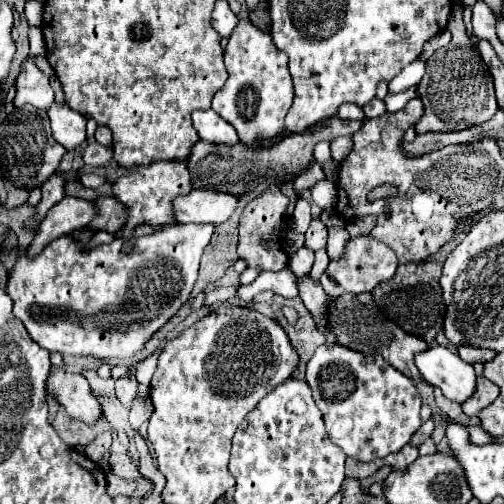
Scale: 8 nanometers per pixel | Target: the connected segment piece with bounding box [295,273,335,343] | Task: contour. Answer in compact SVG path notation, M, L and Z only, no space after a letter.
M305 273L305 275L295 277L295 279L297 279L299 297L303 299L307 311L311 313L311 317L315 319L319 331L325 333L327 343L335 343L335 337L329 333L329 327L327 327L327 295L325 295L323 287L313 281L311 273Z

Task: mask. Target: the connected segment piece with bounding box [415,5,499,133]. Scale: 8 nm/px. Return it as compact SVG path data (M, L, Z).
M461 5L453 9L449 25L447 25L453 39L447 47L441 47L431 55L431 59L427 61L427 73L417 85L419 97L425 109L423 117L415 125L417 133L461 131L461 129L489 121L499 109L495 101L493 79L489 75L487 65L481 59L477 45L465 33L465 23L461 19L461 13L463 13Z

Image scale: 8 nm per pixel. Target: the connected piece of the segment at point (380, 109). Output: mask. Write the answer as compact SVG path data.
M373 97L373 99L363 107L363 113L365 113L367 119L371 119L371 117L379 117L379 115L385 113L385 103L383 103L381 99Z

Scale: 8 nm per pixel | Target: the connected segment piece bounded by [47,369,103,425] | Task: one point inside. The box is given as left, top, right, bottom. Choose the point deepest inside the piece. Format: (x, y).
(72, 391)

